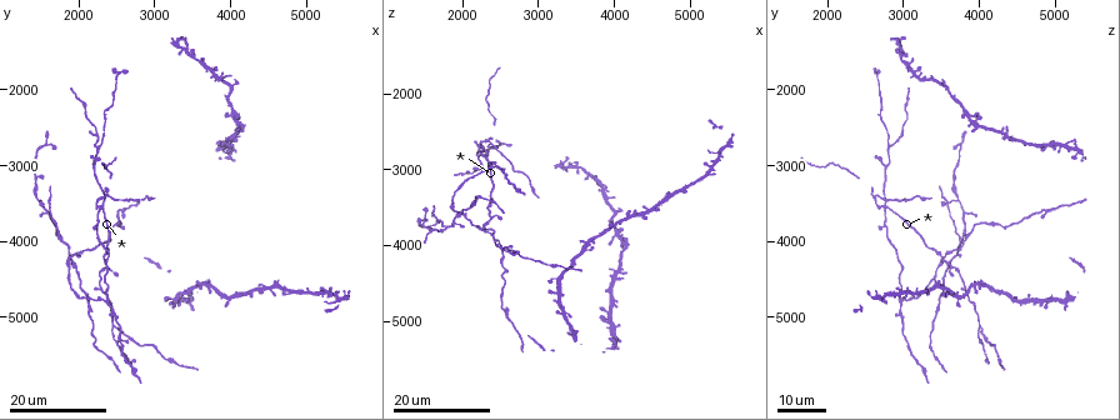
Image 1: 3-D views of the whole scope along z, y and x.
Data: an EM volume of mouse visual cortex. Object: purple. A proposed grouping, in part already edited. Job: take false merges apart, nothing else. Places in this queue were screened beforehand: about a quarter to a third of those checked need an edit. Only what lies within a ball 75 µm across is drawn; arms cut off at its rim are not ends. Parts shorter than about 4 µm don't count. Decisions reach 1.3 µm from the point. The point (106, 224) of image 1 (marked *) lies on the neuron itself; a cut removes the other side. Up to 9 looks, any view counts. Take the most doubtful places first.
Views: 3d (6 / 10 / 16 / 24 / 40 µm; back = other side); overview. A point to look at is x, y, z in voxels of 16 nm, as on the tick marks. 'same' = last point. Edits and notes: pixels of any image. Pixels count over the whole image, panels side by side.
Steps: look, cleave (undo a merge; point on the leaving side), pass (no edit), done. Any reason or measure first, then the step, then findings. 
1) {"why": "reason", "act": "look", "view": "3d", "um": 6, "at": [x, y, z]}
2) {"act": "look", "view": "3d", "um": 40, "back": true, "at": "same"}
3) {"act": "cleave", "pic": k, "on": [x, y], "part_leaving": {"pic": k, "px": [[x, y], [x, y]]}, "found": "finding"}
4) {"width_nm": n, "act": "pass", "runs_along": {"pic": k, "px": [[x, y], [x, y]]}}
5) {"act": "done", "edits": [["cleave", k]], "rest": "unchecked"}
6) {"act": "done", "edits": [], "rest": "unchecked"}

{"why": "branch point", "act": "look", "view": "3d", "um": 16, "at": [2350, 4800, 3000]}

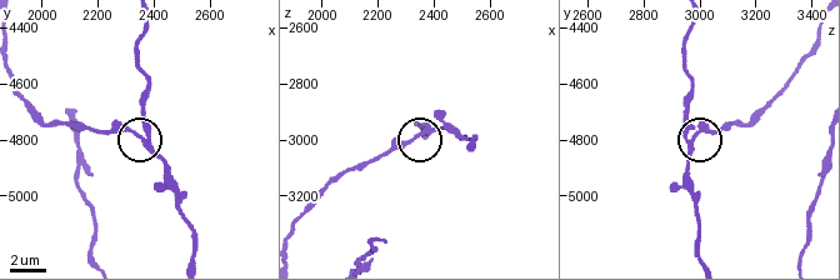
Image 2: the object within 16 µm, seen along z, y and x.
{"act": "look", "view": "3d", "um": 10, "at": [2340, 4780, 2990]}

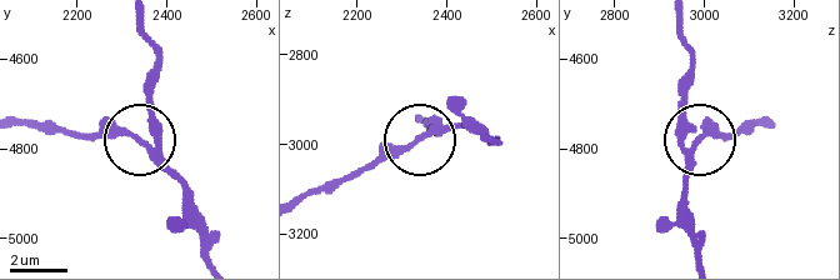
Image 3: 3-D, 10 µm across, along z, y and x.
{"act": "pass", "runs_along": {"pic": 3, "px": [[676, 25], [690, 60], [684, 125], [695, 141], [684, 194]]}, "found": "all the same neuron"}

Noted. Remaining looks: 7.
{"why": "three-way junction", "act": "look", "view": "3d", "um": 16, "at": [2200, 2750, 2800]}

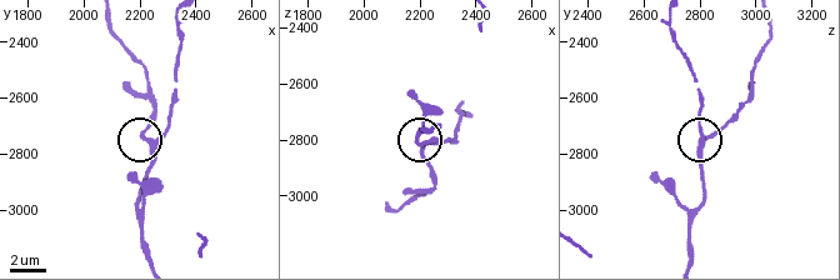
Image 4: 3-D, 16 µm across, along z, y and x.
{"act": "look", "view": "3d", "um": 10, "at": [2250, 2750, 2810]}

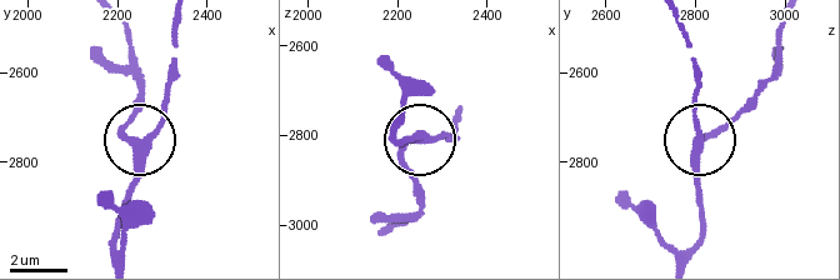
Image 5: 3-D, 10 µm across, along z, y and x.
{"side_arm_um": 17, "arms": 3, "act": "pass", "found": "continuous, no second neuron"}

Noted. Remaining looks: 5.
{"why": "three arms meet", "act": "look", "view": "3d", "um": 16, "at": [1850, 4200, 3550]}

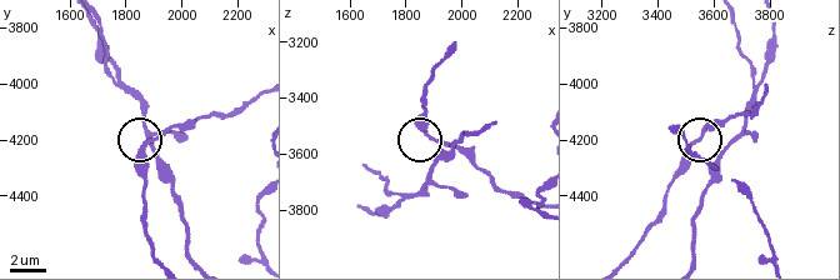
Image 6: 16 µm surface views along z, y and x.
{"why": "zoom in", "act": "look", "view": "3d", "um": 6, "at": [1900, 4200, 3560]}

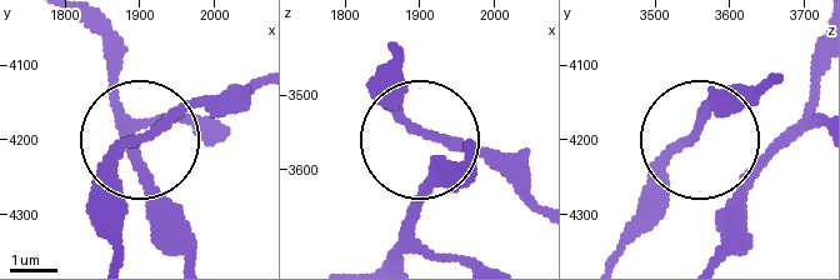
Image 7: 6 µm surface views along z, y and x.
{"act": "pass", "runs_along": {"pic": 7, "px": [[119, 250], [119, 166], [130, 146], [163, 234]]}, "found": "all the same neuron"}

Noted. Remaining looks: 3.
{"why": "side arm on a straight run", "act": "look", "view": "3d", "um": 16, "at": [2450, 5100, 4000]}

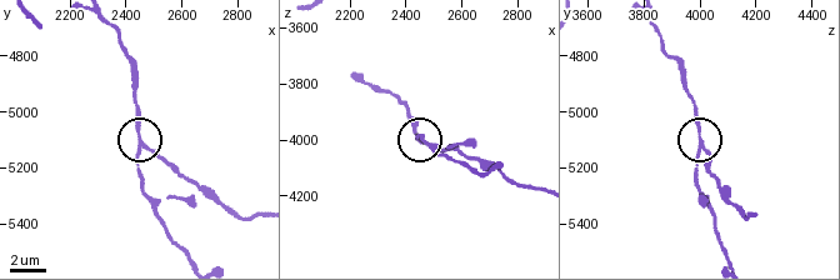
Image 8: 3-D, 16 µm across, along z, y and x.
{"why": "closer look", "act": "look", "view": "3d", "um": 10, "at": [2450, 5140, 4010]}

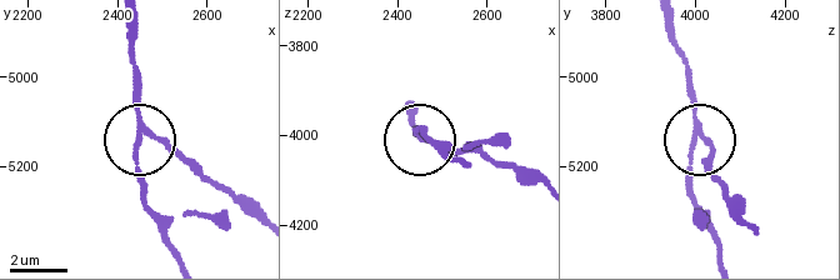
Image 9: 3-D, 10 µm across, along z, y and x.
{"why": "closer look", "act": "look", "view": "3d", "um": 6, "at": [2460, 5125, 4005]}

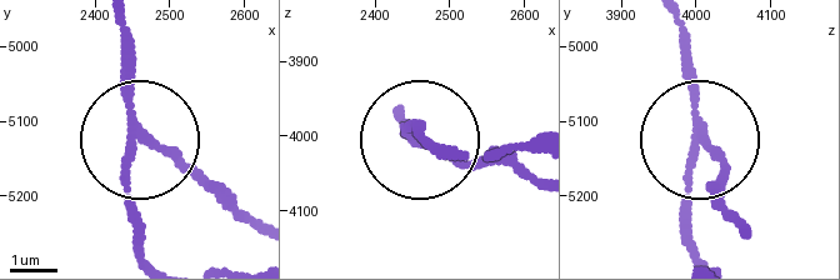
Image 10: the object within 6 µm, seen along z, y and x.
{"side_arm_um": 11, "act": "pass", "runs_along": {"pic": 10, "px": [[675, 25], [695, 133], [691, 253]]}, "found": "all the same neuron"}

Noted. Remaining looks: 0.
{"act": "done", "edits": [], "rest": "unchecked"}

